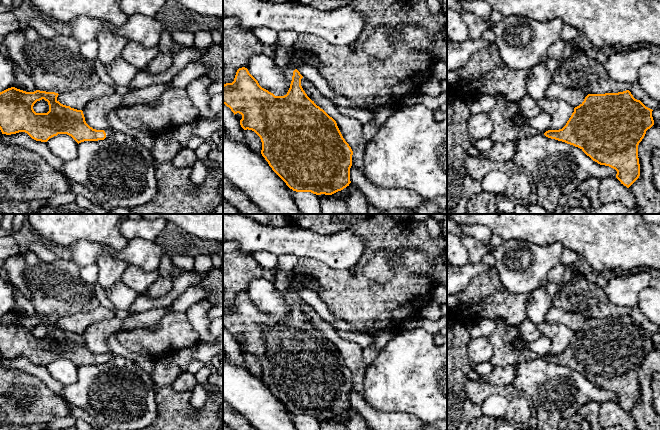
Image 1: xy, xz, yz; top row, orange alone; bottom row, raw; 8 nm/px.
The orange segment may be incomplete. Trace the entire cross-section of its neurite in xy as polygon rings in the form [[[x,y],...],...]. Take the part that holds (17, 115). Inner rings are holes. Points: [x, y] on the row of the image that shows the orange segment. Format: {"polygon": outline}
{"polygon": [[[15,87],[0,92],[0,130],[2,134],[11,135],[25,132],[32,139],[41,142],[47,142],[58,134],[67,134],[78,144],[84,141],[104,140],[113,134],[113,130],[110,128],[96,130],[90,127],[85,121],[83,111],[61,104],[57,100],[58,95],[55,92],[40,90],[26,92]],[[42,99],[48,102],[49,111],[47,113],[36,113],[33,106]]]}

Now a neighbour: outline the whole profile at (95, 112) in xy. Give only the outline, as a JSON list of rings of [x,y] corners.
[[[116,91],[111,95],[89,102],[82,110],[86,123],[96,130],[109,128],[107,114],[122,106],[122,96]]]

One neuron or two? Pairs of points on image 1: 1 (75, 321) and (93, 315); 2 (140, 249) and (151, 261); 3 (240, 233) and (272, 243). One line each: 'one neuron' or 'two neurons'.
1: one neuron
2: one neuron
3: one neuron

